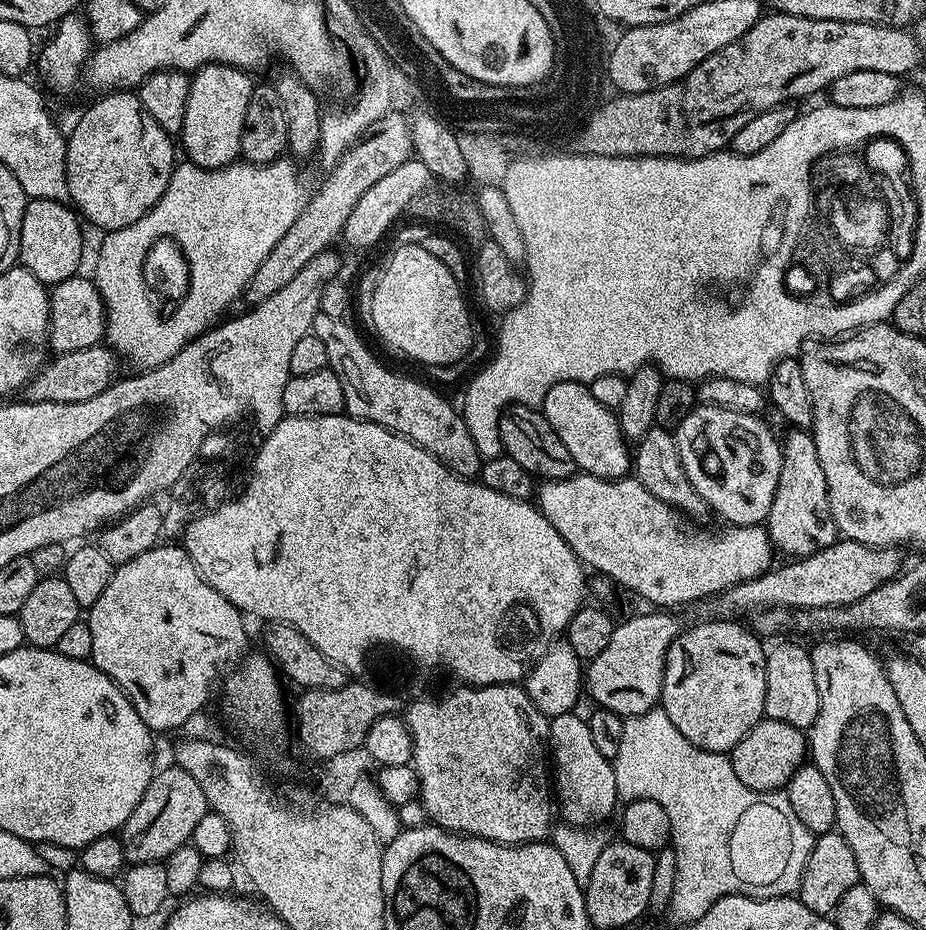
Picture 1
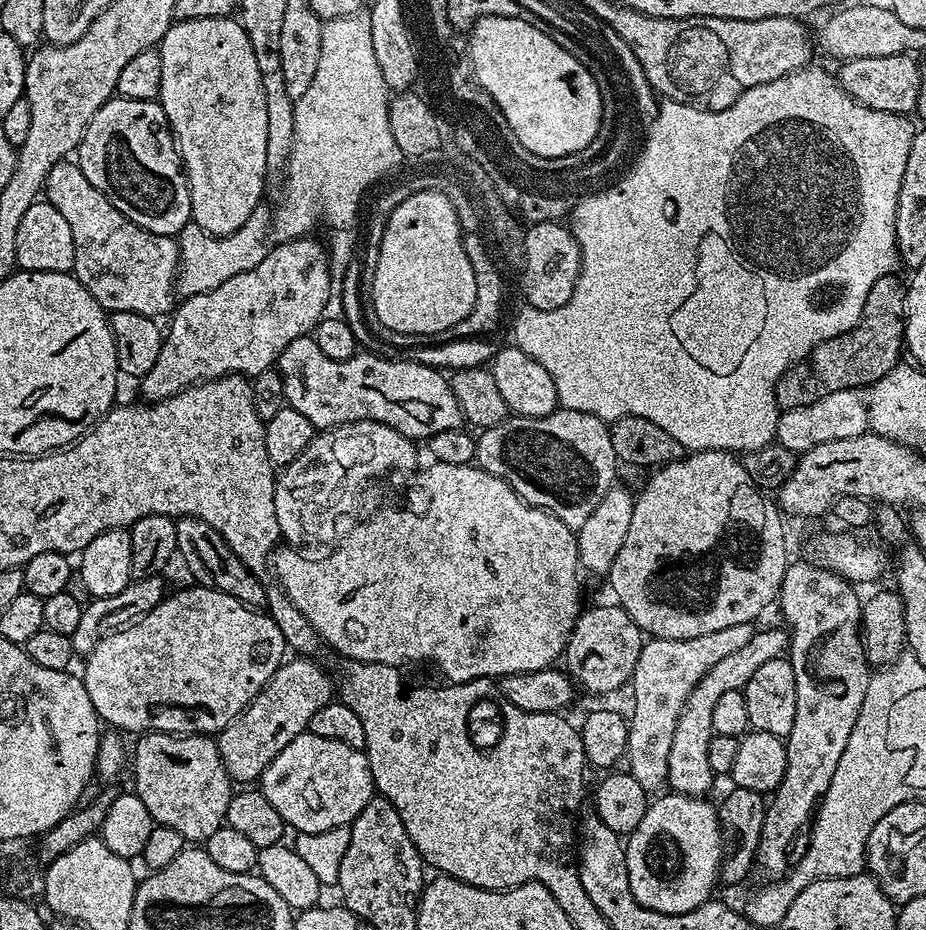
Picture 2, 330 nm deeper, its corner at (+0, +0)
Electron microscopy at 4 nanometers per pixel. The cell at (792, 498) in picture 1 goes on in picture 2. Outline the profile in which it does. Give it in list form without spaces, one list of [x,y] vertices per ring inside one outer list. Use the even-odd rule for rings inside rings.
[[[804,558],[797,564],[796,561],[789,563],[782,578],[778,605],[784,611],[783,623],[790,633],[786,659],[792,663],[794,670],[794,726],[790,726],[790,734],[786,738],[786,774],[782,774],[782,782],[767,801],[762,838],[756,851],[754,872],[764,882],[779,880],[789,871],[788,847],[804,827],[804,831],[809,827],[826,790],[830,790],[834,770],[838,770],[838,761],[846,751],[850,730],[854,730],[858,710],[862,710],[862,702],[866,698],[870,665],[862,639],[862,596],[855,591],[859,592],[843,576]]]

